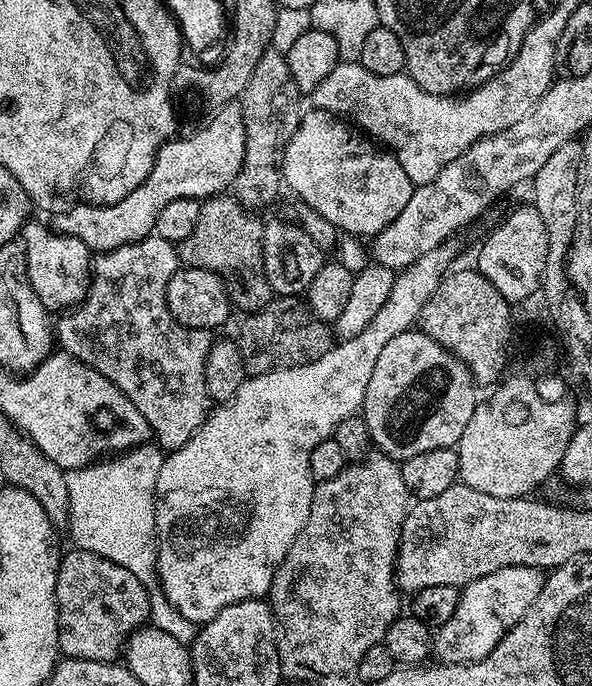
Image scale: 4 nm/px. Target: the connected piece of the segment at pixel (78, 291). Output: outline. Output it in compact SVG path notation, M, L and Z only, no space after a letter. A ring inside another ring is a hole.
M29 222L22 229L28 281L30 286L34 286L34 294L38 294L44 308L71 310L83 302L85 294L88 293L94 252L86 246L86 242L57 232L49 225L48 228L44 224Z

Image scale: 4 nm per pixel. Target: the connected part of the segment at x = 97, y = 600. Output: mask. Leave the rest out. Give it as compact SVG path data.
M73 547L60 558L56 579L58 642L65 657L94 662L121 659L124 643L137 628L145 627L152 605L149 589L130 570L90 550Z

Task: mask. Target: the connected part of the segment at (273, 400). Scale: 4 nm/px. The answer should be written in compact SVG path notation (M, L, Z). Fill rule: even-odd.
M441 246L430 250L428 254L422 254L422 258L415 260L408 268L399 269L396 272L394 290L390 290L390 298L386 298L382 310L378 310L374 322L370 322L370 326L366 326L366 330L362 330L362 334L357 334L349 340L333 343L332 348L326 354L322 354L316 361L306 362L305 365L290 366L289 368L280 367L270 369L269 372L260 373L257 376L249 375L242 382L242 386L238 386L238 390L229 400L217 403L209 411L208 417L202 422L199 430L181 448L176 448L173 452L165 455L162 470L158 470L158 482L156 483L156 574L159 591L164 593L165 598L174 606L174 610L178 610L178 614L182 614L197 626L204 626L215 621L216 615L234 602L264 598L271 593L276 567L280 565L282 558L286 558L286 554L290 550L294 538L302 530L302 526L306 526L306 518L310 518L312 489L314 487L312 471L310 470L310 454L314 450L314 446L318 446L318 442L335 437L337 426L346 418L357 415L363 409L366 386L370 386L370 374L374 374L374 366L378 363L378 354L382 354L382 349L388 345L390 338L398 338L398 334L409 331L419 321L422 306L426 306L426 302L434 294L434 290L438 290L441 280L453 267L452 259L455 256L456 252L452 246Z

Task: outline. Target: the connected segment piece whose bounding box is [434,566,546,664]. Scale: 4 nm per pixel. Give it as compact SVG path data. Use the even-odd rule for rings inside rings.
M506 566L486 574L459 589L457 609L445 624L439 625L434 632L434 656L446 664L470 664L474 660L486 658L504 635L512 629L534 606L534 598L542 590L545 573L530 566Z

